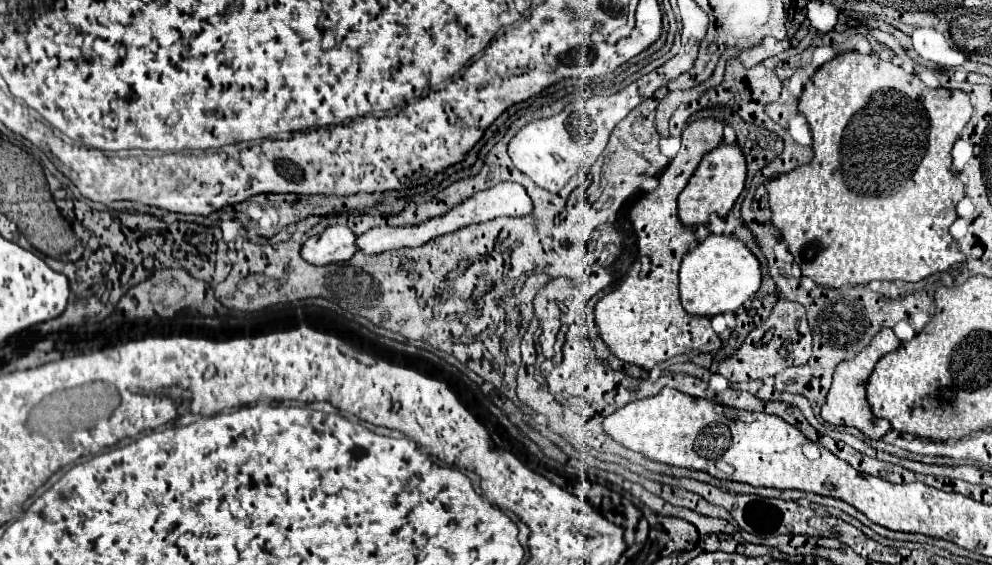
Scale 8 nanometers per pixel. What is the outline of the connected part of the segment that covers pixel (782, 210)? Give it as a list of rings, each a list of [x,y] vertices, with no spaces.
[[[844,53],[836,59],[824,63],[804,85],[804,93],[798,103],[798,111],[806,117],[810,131],[812,131],[812,147],[814,147],[814,159],[812,163],[798,167],[796,171],[790,171],[788,175],[780,175],[776,179],[770,179],[766,183],[768,195],[770,195],[770,211],[772,211],[772,225],[778,229],[780,237],[786,241],[788,251],[794,255],[794,261],[802,269],[804,277],[810,277],[816,285],[822,287],[848,287],[848,285],[868,285],[870,281],[922,281],[934,273],[956,273],[958,267],[964,263],[964,255],[958,249],[958,243],[950,235],[950,225],[956,221],[956,205],[964,199],[964,185],[958,181],[956,169],[952,167],[952,145],[962,131],[962,127],[968,123],[972,115],[970,99],[964,91],[948,91],[948,89],[930,89],[926,87],[918,75],[906,73],[902,67],[896,67],[890,61],[880,59],[876,53],[862,55],[862,53]]]

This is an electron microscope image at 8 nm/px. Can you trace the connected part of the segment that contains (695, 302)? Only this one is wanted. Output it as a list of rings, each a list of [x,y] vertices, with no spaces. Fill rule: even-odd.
[[[708,235],[704,243],[698,243],[684,259],[680,267],[680,303],[686,309],[688,315],[694,317],[714,317],[728,311],[738,311],[748,299],[754,297],[754,293],[760,287],[760,263],[750,253],[750,249],[736,237],[726,235]]]

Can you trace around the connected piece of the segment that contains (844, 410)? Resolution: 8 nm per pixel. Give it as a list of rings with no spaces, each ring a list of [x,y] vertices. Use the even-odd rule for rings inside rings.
[[[882,329],[876,333],[876,337],[872,339],[872,343],[862,351],[858,353],[854,359],[850,361],[844,361],[836,367],[834,371],[834,381],[832,381],[832,387],[830,387],[830,393],[826,397],[826,403],[822,407],[822,419],[830,425],[848,425],[848,427],[856,427],[860,429],[868,439],[872,441],[878,441],[882,439],[888,431],[890,431],[890,423],[886,419],[876,419],[870,411],[870,405],[866,401],[866,383],[868,383],[868,377],[872,375],[874,371],[874,365],[876,361],[886,355],[886,353],[892,353],[900,347],[900,339],[894,335],[892,329]]]

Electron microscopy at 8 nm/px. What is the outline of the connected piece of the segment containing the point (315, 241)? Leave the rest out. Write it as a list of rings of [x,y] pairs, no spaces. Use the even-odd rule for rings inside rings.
[[[332,225],[324,233],[310,237],[302,245],[302,259],[312,265],[330,265],[348,261],[356,253],[356,235],[344,225]]]

